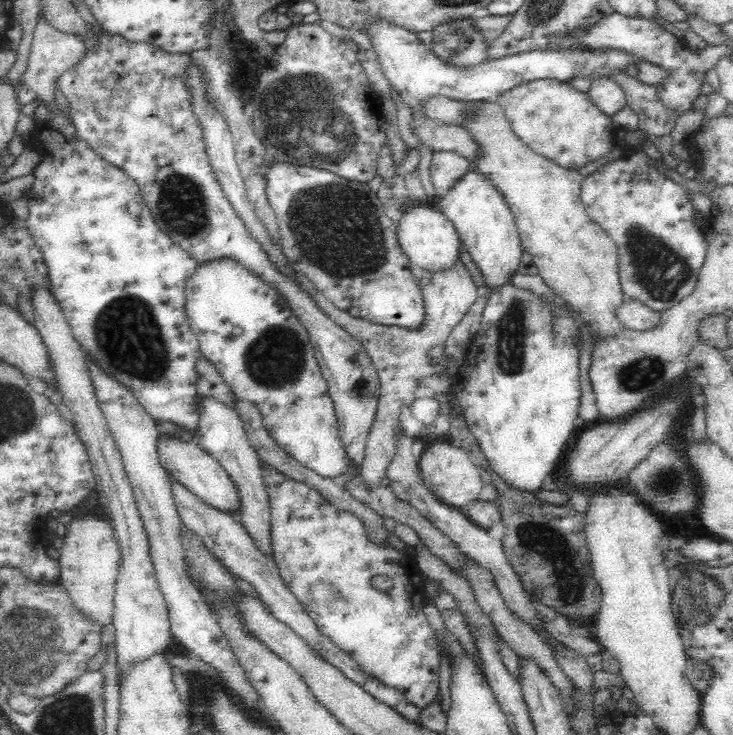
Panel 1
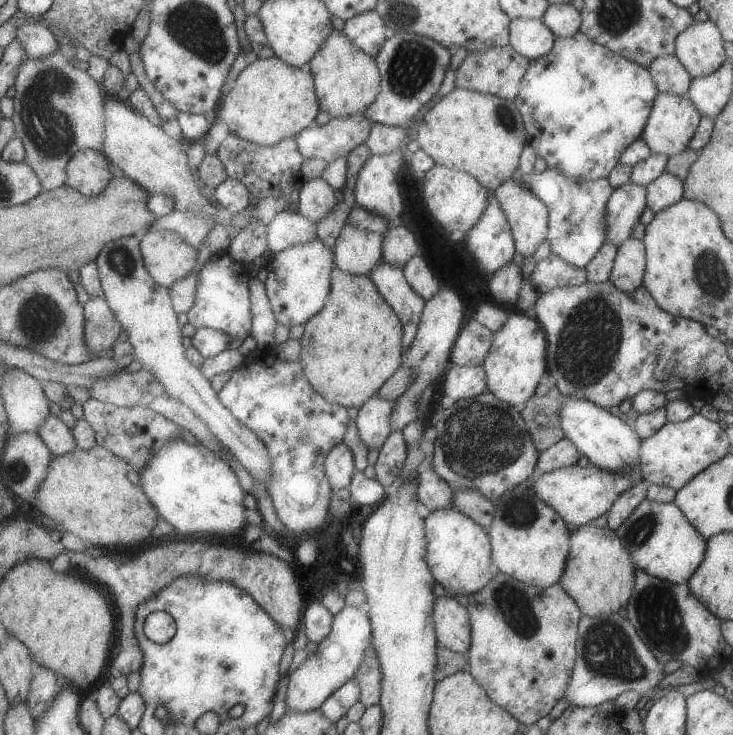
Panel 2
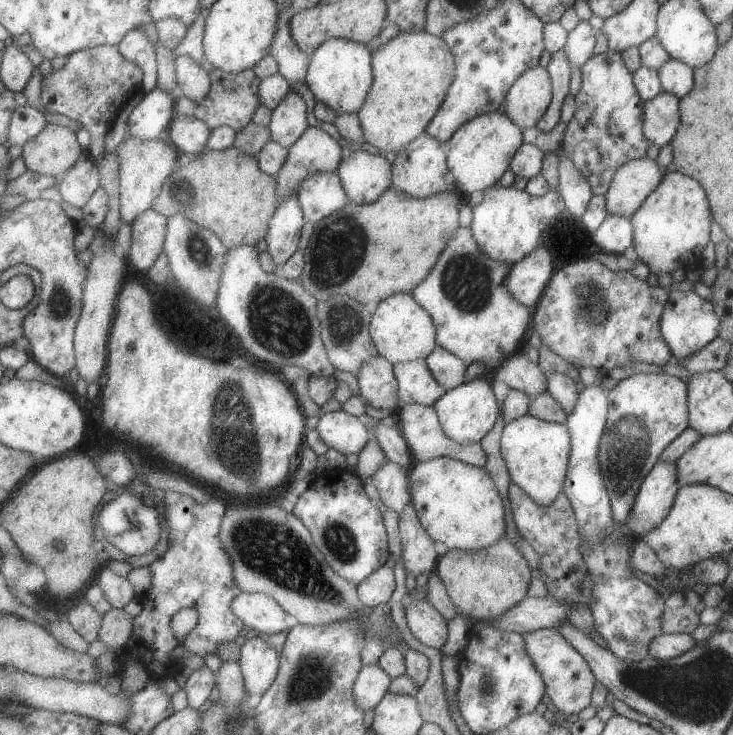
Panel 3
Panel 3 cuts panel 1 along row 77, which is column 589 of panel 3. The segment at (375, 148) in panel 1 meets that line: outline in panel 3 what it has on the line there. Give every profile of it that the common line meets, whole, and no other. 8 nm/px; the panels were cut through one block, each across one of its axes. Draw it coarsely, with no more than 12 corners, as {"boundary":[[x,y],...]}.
{"boundary":[[599,260],[557,270],[533,307],[577,369],[673,358],[668,293]]}

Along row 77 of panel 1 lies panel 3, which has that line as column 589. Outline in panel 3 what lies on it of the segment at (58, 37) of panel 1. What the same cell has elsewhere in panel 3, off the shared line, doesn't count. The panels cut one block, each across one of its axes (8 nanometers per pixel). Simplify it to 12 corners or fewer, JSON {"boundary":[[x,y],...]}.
{"boundary":[[583,20],[567,33],[562,50],[570,68],[594,55],[595,33]]}

